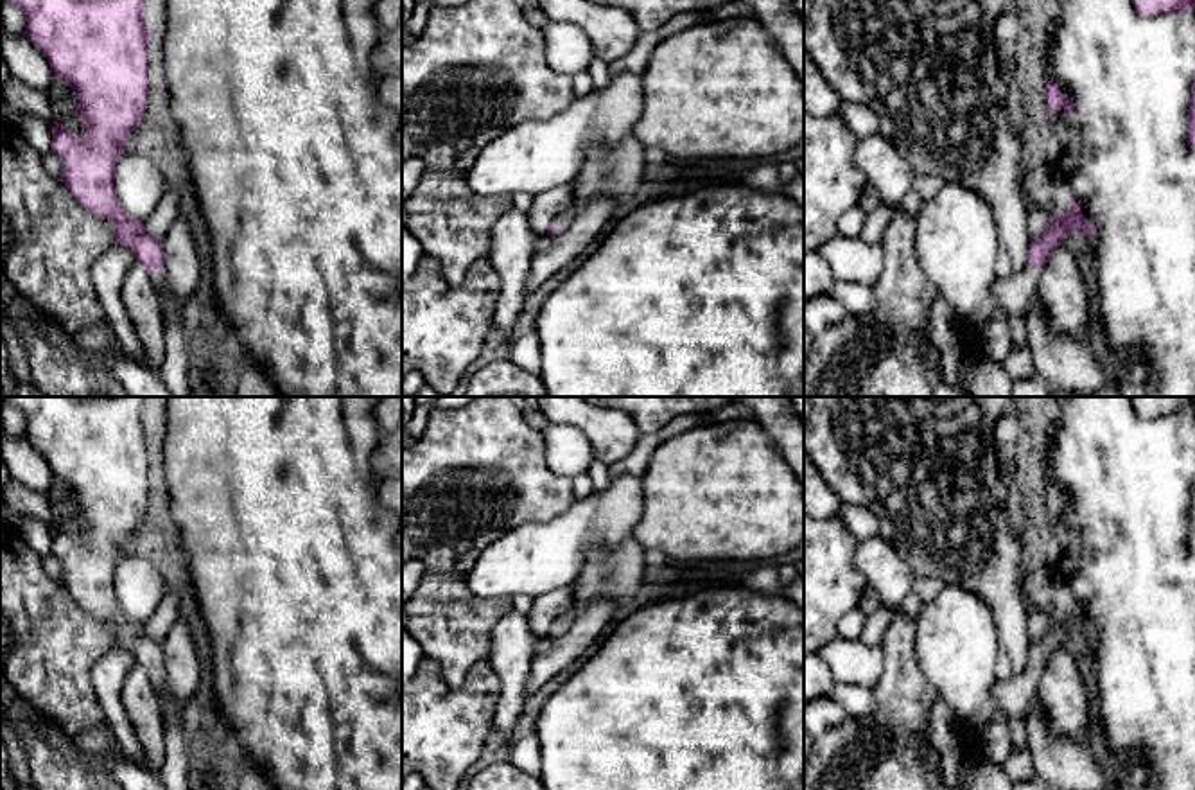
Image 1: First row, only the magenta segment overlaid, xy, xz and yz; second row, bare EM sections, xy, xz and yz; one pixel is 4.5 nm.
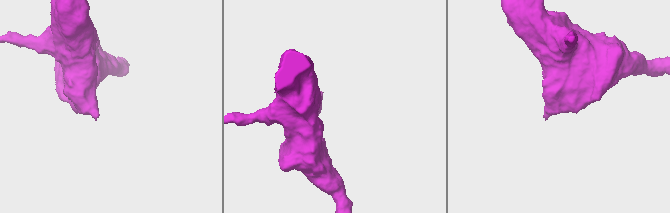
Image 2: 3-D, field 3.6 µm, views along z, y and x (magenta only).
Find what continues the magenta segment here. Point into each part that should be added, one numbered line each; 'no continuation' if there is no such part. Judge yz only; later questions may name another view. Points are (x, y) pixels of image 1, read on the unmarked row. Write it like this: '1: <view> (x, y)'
1: yz (1014, 697)

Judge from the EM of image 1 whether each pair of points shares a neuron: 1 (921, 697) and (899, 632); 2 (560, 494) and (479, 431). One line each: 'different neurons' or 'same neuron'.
1: same neuron
2: same neuron

